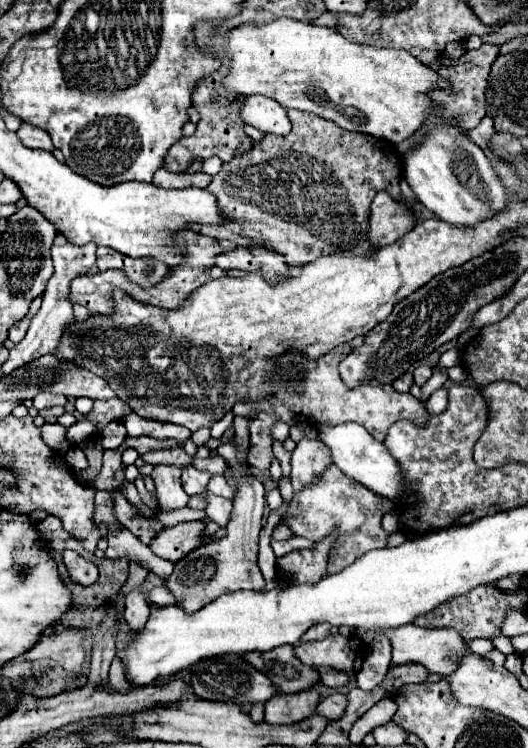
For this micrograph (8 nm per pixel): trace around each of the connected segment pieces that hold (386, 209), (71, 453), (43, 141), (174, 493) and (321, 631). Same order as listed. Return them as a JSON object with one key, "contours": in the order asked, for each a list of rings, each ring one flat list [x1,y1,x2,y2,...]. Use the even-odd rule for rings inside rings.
{"contours":[[[385,191,377,193,369,209,369,227,367,239,373,247,383,247,395,243,407,229,411,229,413,215,409,207,391,199]],[[71,447,67,453,65,453,65,463,75,469,75,471,85,471,89,469,89,463,87,463,87,457,85,453,79,449,79,447]],[[21,125,19,131,17,131,17,137,21,139,21,143,25,147,31,147,31,149,45,149,45,151,53,151,53,143,51,143,51,137,45,129,41,127,35,127,35,125]],[[155,465,151,473,157,489,161,509,183,509,189,503,189,495,181,485,181,469,175,465]],[[311,627,305,631,301,641,311,641,311,639,323,639,327,635,337,635,337,627]]]}

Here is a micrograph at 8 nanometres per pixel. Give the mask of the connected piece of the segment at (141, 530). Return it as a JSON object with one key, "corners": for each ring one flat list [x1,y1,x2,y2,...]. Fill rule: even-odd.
{"corners":[[119,490,111,491,114,500,113,509,121,509,122,517,117,517,117,521,121,521,135,537,139,537,145,545,147,541,151,541,151,537,163,529,161,523,153,521,153,519,143,519,143,517,135,517,133,510,128,501,125,499,122,492]]}

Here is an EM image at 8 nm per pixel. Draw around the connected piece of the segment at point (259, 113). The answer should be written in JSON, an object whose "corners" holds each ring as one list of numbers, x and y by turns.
{"corners":[[265,95,245,97,239,107,239,115,247,125,253,125,263,133,283,135,291,131,287,111,275,99,269,99]]}

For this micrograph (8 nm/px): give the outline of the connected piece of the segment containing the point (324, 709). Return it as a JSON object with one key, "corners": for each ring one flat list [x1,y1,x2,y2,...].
{"corners":[[333,693,333,697,325,697,317,707,315,707,315,713,317,715,323,715,327,719,337,719,341,717,345,709,345,695,341,693]]}

